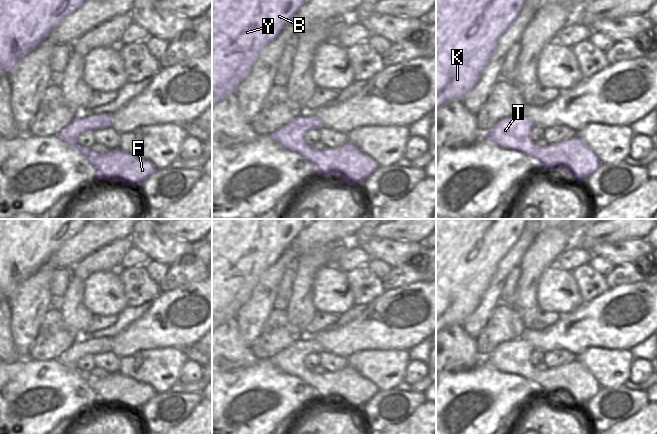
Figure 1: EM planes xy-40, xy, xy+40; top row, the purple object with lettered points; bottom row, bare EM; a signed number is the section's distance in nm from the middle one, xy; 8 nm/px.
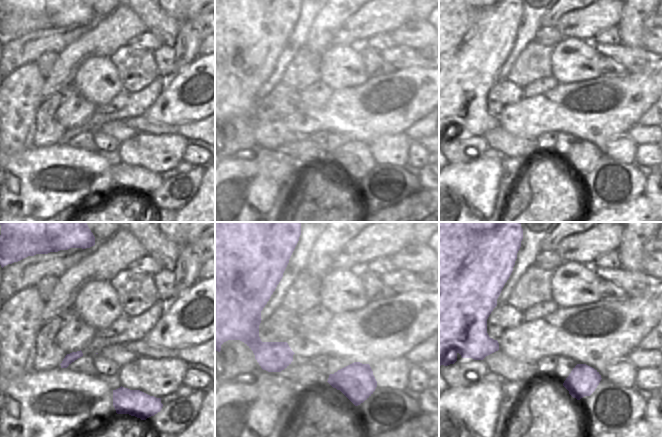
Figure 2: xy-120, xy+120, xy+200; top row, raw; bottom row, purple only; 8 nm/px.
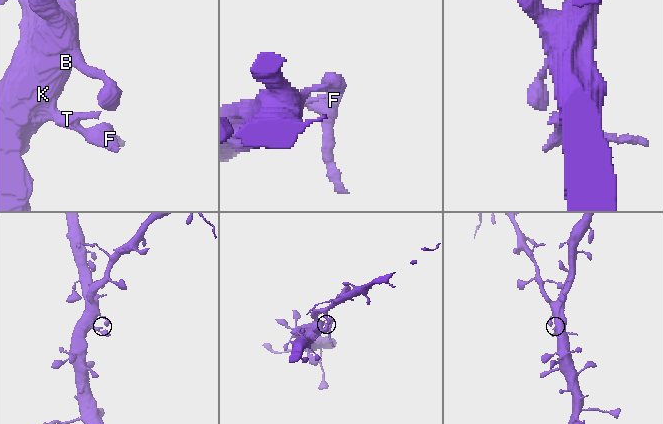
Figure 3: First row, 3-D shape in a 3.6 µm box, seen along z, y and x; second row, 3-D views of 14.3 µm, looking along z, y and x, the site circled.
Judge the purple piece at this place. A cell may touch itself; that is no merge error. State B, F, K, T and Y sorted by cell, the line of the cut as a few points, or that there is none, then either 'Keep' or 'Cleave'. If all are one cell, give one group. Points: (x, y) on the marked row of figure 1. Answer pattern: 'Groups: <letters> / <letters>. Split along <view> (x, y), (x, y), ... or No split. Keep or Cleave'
Groups: B K T Y / F. Split along xy+40 (540, 147), (536, 152), (531, 152), (528, 155). Cleave.

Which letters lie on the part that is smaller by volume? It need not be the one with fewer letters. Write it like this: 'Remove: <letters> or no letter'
Remove: F

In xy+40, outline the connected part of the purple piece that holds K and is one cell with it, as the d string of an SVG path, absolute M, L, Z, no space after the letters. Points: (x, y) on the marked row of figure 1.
M436 0L436 109L455 99L463 100L464 96L474 88L484 68L494 52L500 36L510 27L518 16L525 0Z

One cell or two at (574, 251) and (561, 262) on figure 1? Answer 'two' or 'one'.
one

